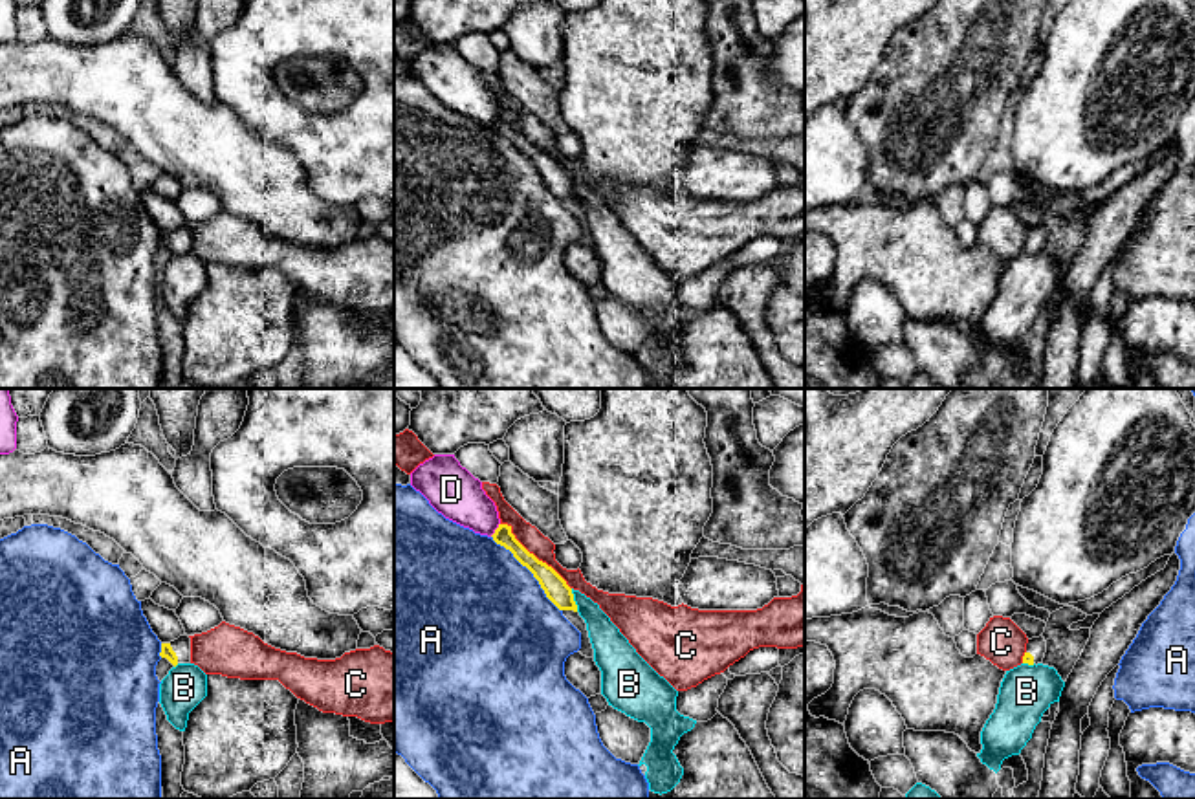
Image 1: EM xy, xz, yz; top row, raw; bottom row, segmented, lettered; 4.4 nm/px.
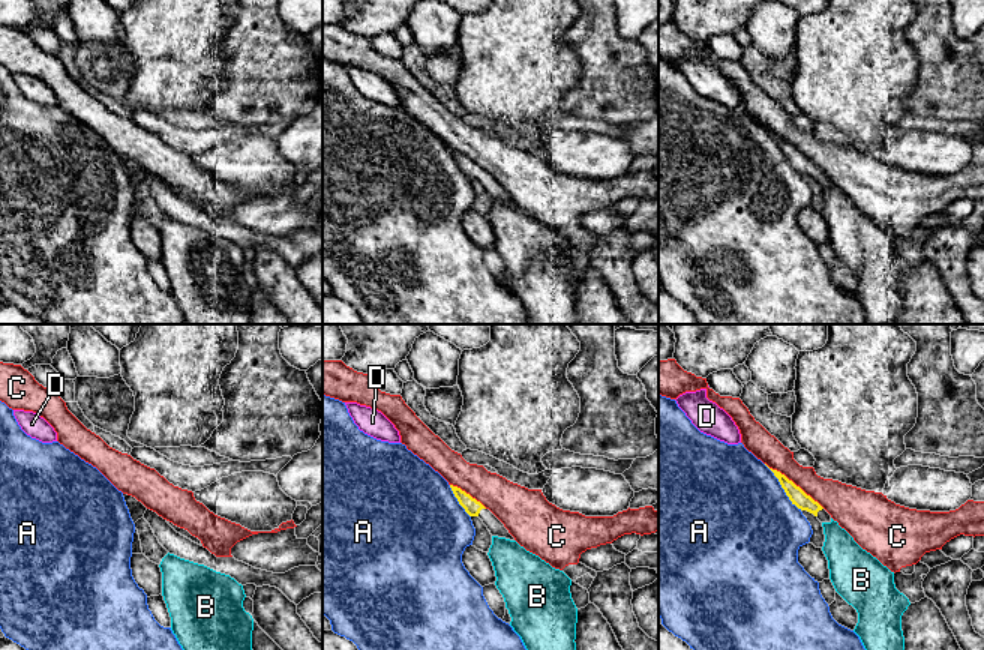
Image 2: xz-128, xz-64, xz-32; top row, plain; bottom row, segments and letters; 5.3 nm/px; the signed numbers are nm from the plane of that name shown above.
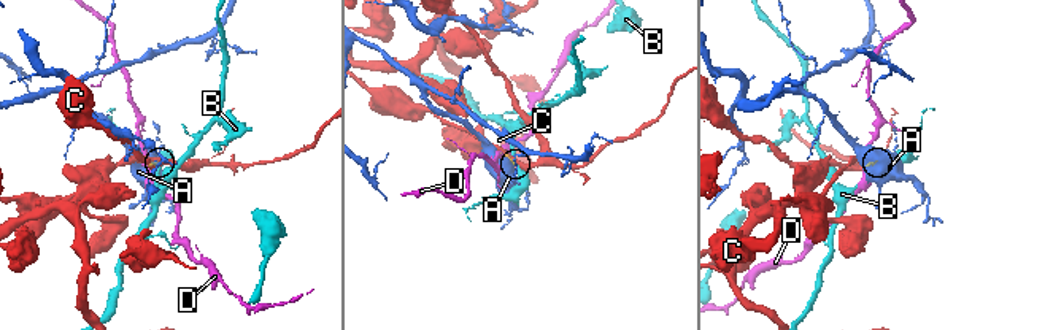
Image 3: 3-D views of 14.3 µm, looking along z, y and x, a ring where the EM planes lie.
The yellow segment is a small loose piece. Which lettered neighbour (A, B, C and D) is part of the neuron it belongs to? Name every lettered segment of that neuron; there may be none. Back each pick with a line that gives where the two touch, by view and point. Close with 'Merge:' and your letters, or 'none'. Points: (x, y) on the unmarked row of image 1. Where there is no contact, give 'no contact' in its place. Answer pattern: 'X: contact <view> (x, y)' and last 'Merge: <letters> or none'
Merge: none

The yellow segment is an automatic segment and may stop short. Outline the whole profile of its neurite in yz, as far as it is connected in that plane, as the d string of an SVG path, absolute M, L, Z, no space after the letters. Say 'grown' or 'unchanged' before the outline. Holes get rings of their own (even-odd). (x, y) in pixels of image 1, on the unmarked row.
grown; M1043 225L1039 227L1032 227L1028 229L1026 233L1026 242L1023 246L1023 253L1028 253L1028 255L1037 255L1043 251L1045 247L1045 242L1047 242L1047 231Z

